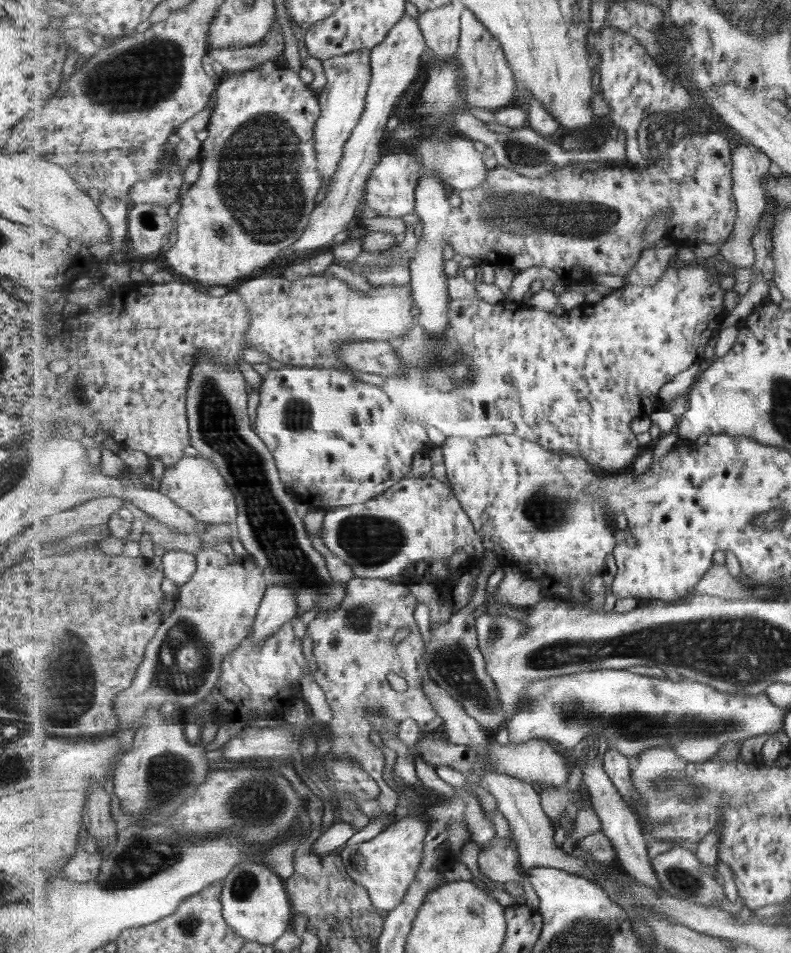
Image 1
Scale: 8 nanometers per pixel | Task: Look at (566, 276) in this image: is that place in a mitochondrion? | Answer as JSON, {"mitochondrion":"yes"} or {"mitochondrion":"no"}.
{"mitochondrion":"no"}

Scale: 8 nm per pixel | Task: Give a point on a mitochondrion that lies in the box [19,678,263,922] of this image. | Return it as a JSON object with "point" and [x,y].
{"point":[143,857]}

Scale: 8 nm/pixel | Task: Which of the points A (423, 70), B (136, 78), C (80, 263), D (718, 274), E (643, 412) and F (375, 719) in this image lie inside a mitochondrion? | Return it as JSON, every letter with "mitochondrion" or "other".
{"A":"other","B":"mitochondrion","C":"other","D":"other","E":"other","F":"other"}

